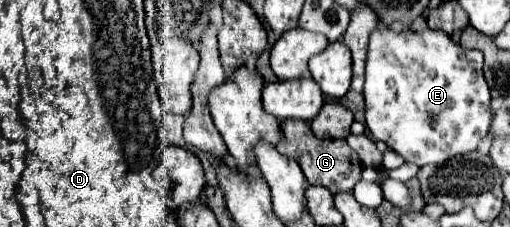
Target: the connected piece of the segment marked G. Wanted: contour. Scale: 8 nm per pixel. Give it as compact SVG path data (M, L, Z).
M284 119L280 123L282 129L282 141L276 145L276 149L298 161L300 169L306 175L306 181L310 185L322 185L326 187L330 193L338 193L338 191L352 191L354 185L360 181L360 173L362 173L362 163L358 159L358 155L348 147L348 143L344 139L338 141L326 141L326 139L318 139L308 123L300 121L300 119Z

